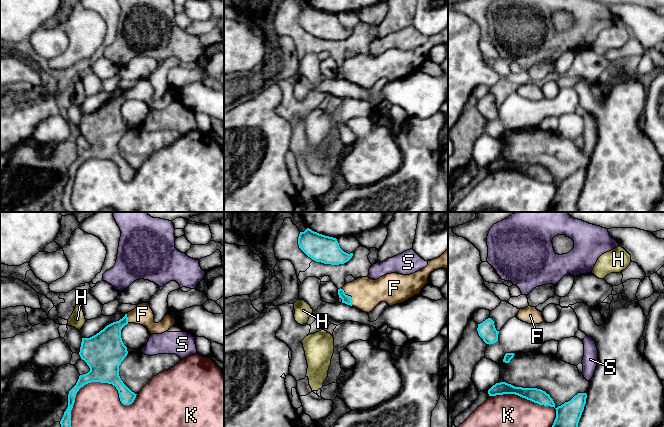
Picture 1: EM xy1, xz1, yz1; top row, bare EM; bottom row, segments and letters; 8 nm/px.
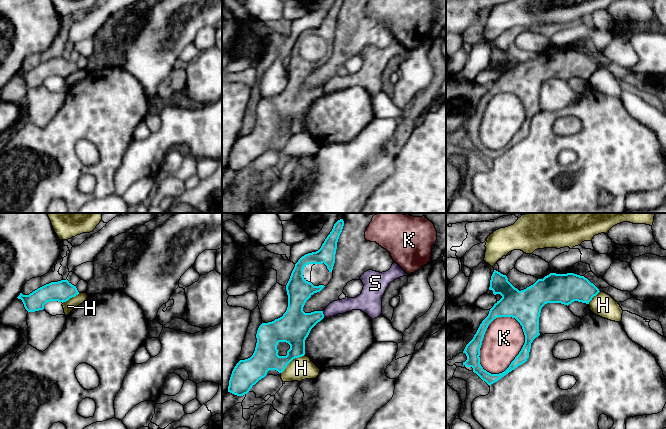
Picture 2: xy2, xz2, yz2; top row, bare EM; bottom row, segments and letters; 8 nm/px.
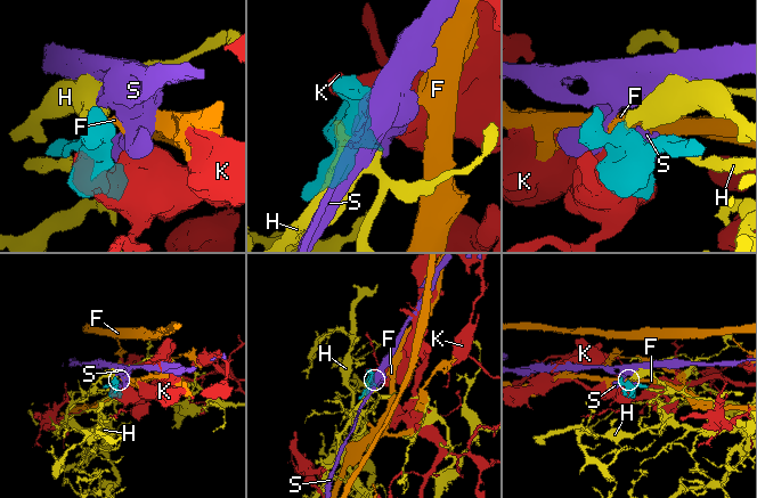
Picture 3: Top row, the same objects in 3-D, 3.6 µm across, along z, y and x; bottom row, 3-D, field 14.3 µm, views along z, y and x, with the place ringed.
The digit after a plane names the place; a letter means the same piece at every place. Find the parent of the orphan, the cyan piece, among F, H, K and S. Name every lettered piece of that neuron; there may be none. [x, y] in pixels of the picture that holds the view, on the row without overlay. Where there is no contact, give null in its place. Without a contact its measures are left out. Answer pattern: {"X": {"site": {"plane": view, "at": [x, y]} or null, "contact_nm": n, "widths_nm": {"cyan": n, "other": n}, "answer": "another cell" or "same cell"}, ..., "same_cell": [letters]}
{"F": {"site": {"plane": "xz1", "at": [349, 72]}, "contact_nm": 170, "widths_nm": {"cyan": 70, "other": 240}, "answer": "same cell"}, "H": {"site": {"plane": "xz2", "at": [291, 136]}, "contact_nm": 240, "widths_nm": {"cyan": 240, "other": 180}, "answer": "another cell"}, "K": {"site": {"plane": "yz2", "at": [521, 126]}, "contact_nm": 500, "widths_nm": {"cyan": 160, "other": 320}, "answer": "another cell"}, "S": {"site": {"plane": "xz2", "at": [323, 90]}, "contact_nm": 50, "widths_nm": {"cyan": 260, "other": 110}, "answer": "another cell"}, "same_cell": ["F"]}

